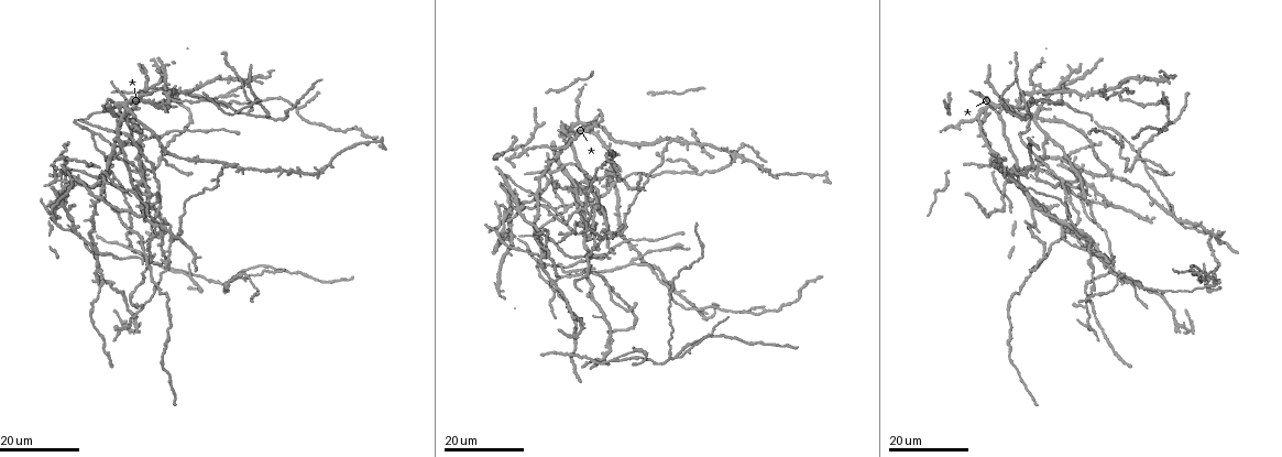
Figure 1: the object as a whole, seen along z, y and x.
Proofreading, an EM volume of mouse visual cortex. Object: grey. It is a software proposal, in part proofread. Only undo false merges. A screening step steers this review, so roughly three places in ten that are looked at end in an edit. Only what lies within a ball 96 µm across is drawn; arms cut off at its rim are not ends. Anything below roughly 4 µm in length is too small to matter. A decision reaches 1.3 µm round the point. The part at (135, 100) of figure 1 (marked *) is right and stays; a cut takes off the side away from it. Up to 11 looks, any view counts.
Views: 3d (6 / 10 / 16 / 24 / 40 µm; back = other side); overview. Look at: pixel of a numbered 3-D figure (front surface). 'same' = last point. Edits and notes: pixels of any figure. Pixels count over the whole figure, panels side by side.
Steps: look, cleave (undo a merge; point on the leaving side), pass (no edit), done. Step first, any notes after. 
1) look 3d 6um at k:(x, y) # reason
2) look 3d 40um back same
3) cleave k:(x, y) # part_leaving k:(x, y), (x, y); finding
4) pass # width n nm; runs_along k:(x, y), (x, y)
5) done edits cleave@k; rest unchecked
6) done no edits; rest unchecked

look 3d 24um at 1:(642, 256) # three-way junction

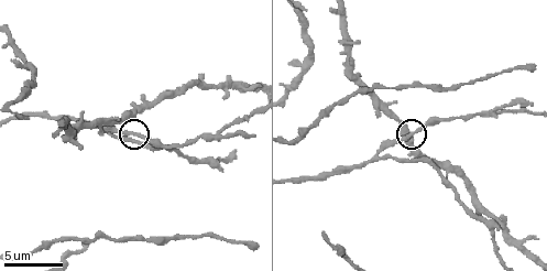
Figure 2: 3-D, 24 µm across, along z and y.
look 3d 10um at 2:(130, 134)

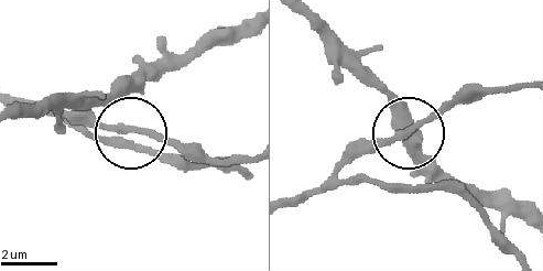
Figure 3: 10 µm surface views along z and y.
pass # side_arm 15 um; arms 3; one neuron here

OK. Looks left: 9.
look 3d 24um at 1:(563, 209) # small branch off a trunk

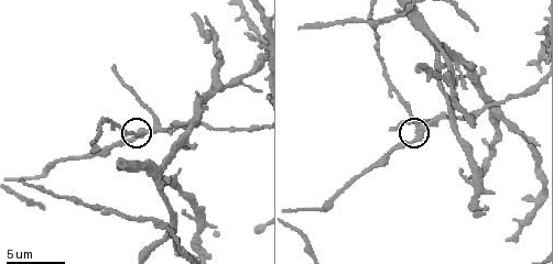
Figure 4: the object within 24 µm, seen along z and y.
look 3d 10um at 4:(418, 126) # zoom in

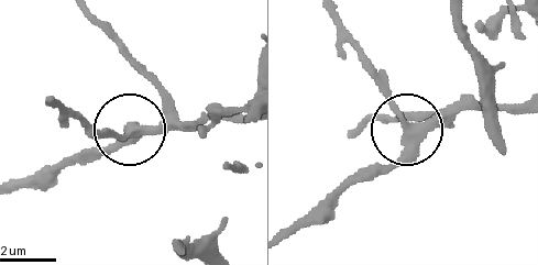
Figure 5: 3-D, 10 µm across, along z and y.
pass # arms 3; all the same neuron

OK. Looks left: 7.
look 3d 24um at 1:(523, 202) # arms part here

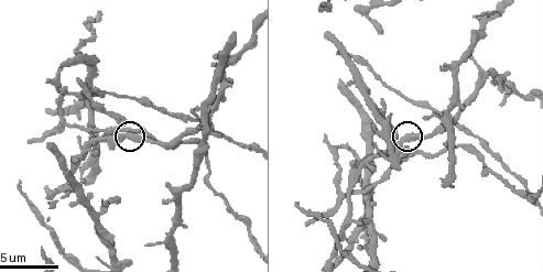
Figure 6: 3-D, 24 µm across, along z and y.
look 3d 6um at 6:(404, 138) # zoom in

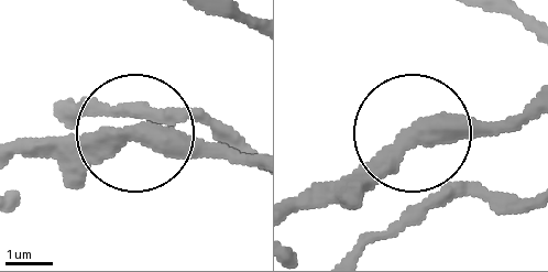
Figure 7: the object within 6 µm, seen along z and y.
pass # arms 3; runs_along 7:(523, 197), (452, 185), (405, 138), (326, 205); continuous, no second neuron

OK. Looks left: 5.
look 3d 24um at 1:(1147, 169) # three arms meet

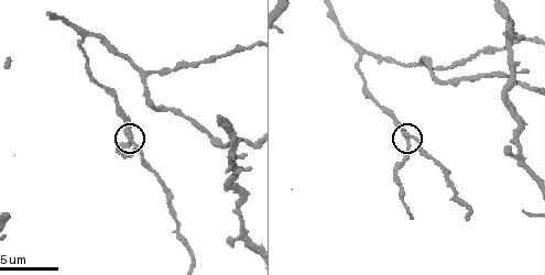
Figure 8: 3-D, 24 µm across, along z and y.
look 3d 10um at 8:(409, 136)

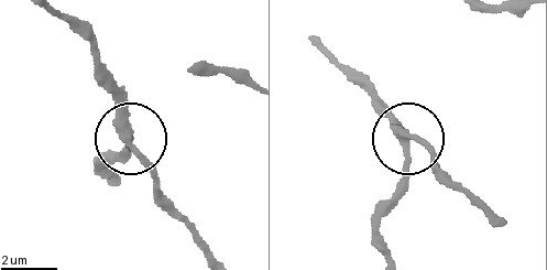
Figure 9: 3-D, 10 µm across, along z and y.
pass # arms 3; runs_along 9:(68, 23), (91, 51), (99, 79), (132, 137), (118, 155); continuous, no second neuron

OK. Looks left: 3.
look 3d 16um at 8:(144, 76) # three-way junction

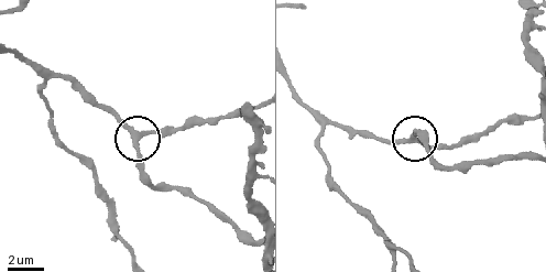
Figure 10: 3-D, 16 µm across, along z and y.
pass # side_arm 37 um; runs_along 10:(294, 91), (360, 131), (460, 145); continuous, no second neuron

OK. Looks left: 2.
done no edits; rest unchecked

